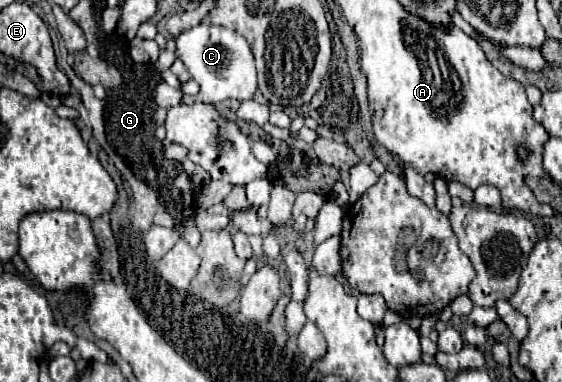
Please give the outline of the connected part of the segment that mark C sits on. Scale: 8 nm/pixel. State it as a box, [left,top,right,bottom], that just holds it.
[177,23,257,105]

